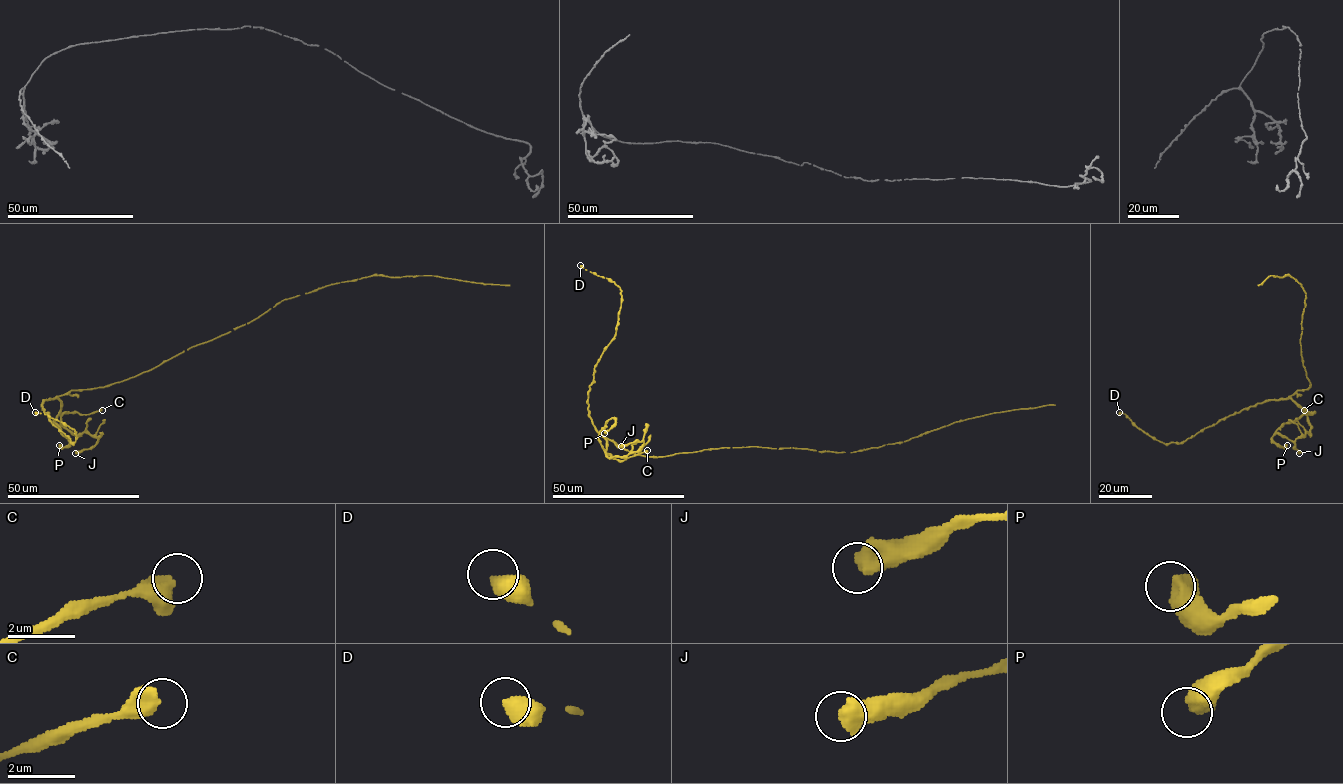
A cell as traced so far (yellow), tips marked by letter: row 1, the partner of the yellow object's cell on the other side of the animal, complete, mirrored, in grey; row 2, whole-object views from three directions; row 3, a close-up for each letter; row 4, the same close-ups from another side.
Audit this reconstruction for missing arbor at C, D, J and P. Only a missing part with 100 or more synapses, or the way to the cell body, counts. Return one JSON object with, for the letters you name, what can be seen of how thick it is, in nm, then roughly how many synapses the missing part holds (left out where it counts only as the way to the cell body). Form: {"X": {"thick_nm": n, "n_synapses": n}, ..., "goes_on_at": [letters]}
{"goes_on_at": []}

